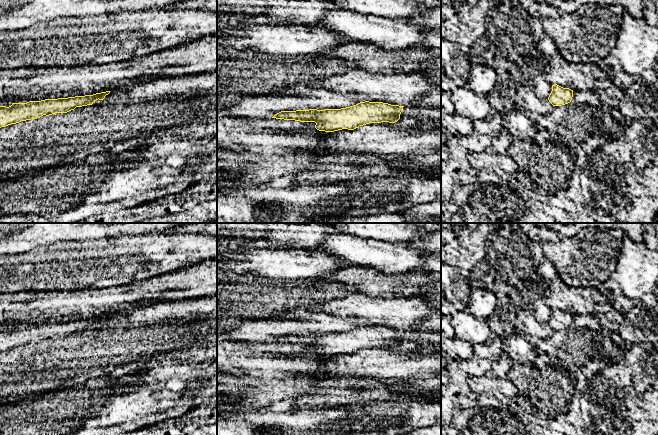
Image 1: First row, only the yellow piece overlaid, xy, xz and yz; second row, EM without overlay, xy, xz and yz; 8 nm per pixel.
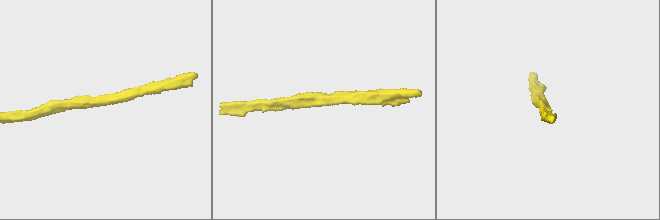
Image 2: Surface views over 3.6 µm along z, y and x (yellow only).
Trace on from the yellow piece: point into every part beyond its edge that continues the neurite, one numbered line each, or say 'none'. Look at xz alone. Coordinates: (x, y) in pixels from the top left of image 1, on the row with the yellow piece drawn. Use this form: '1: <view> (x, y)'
none

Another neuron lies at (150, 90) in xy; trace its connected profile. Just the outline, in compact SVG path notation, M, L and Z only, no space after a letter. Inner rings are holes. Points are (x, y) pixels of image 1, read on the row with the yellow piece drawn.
M177 77L158 78L150 82L142 82L136 86L110 91L103 100L96 100L92 105L76 107L81 110L84 107L104 106L117 103L128 103L138 99L153 100L156 97L171 92L177 94Z

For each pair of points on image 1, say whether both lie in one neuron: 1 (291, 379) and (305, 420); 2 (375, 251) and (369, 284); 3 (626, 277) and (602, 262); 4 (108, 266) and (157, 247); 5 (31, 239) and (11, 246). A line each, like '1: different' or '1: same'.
1: different
2: different
3: different
4: same
5: same

